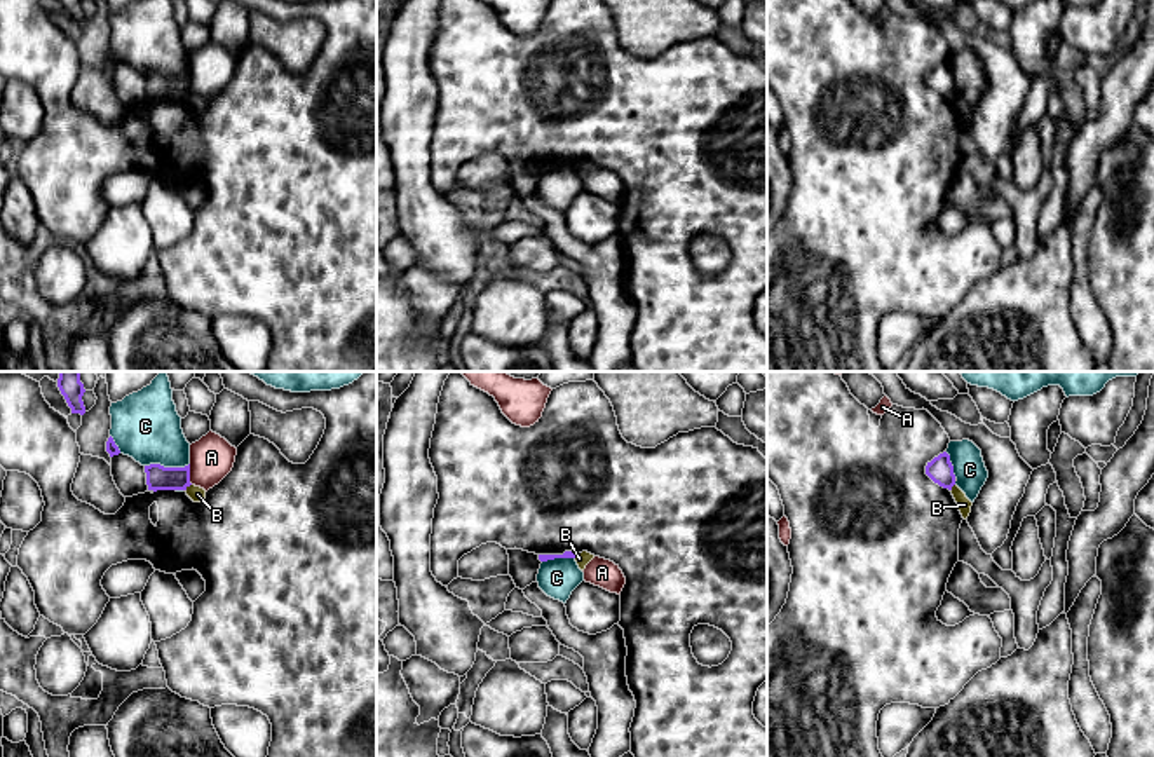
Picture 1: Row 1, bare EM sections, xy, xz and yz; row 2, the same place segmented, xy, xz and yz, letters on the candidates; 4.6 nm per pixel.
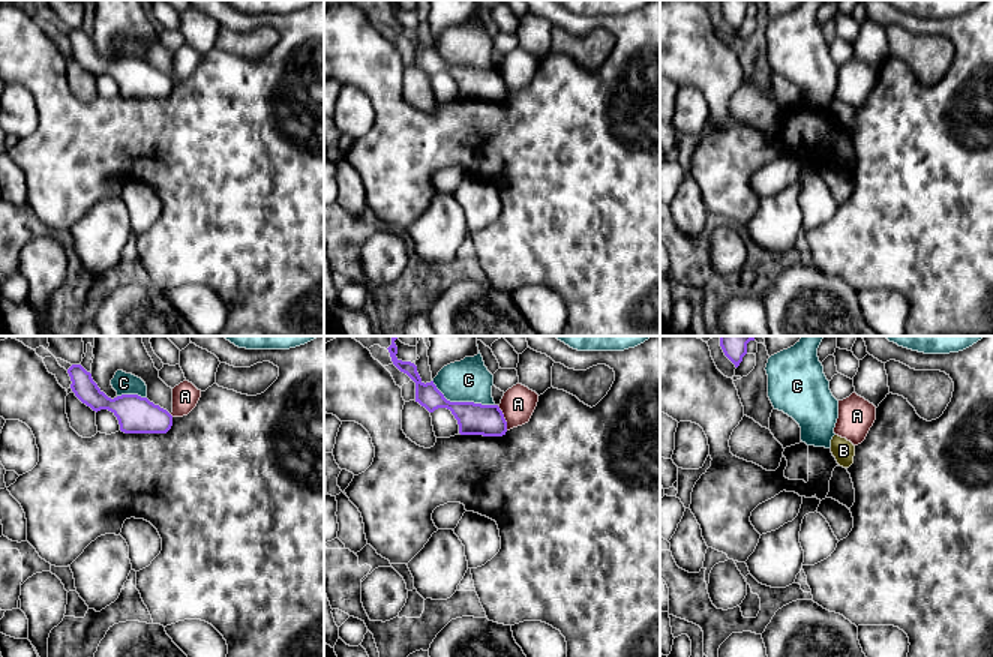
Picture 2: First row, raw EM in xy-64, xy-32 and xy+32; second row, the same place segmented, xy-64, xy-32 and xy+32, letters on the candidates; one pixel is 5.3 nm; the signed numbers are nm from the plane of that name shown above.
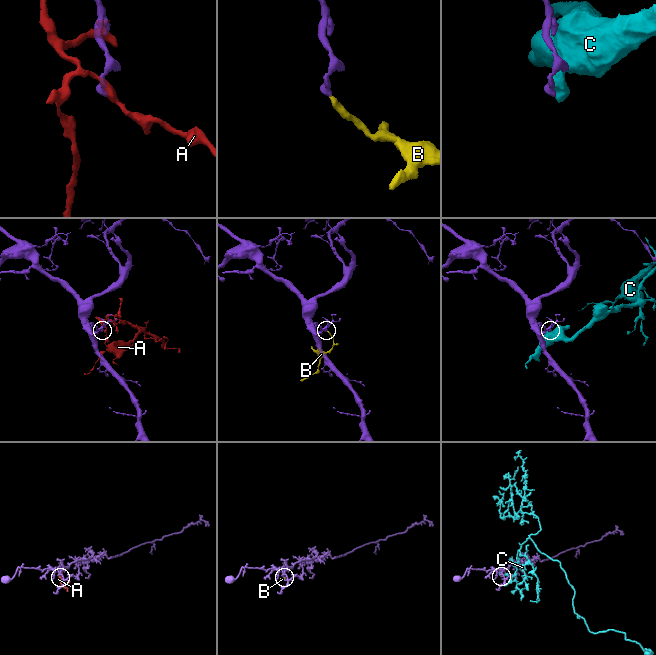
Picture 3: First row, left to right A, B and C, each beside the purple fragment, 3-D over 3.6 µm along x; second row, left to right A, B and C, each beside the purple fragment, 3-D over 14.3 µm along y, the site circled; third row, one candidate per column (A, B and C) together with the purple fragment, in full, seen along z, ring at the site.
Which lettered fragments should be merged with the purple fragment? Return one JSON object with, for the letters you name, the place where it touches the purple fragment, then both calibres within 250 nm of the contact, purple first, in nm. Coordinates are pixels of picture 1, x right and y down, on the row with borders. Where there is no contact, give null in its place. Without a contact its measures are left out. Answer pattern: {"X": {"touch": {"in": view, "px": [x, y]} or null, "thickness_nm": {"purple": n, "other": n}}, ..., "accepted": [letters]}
{"accepted": []}

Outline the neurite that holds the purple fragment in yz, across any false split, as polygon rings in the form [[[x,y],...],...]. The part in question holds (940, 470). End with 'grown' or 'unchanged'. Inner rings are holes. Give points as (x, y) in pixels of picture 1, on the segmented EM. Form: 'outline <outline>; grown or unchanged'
outline [[[947,452],[927,462],[926,474],[943,488],[952,490],[952,487],[955,485],[954,466]]]; unchanged

